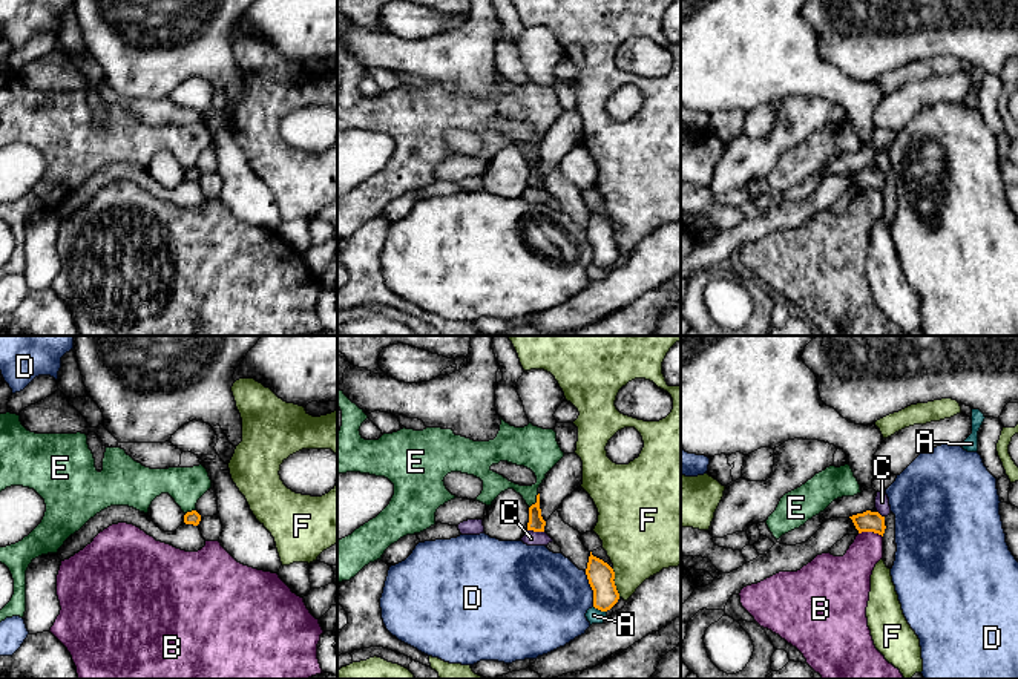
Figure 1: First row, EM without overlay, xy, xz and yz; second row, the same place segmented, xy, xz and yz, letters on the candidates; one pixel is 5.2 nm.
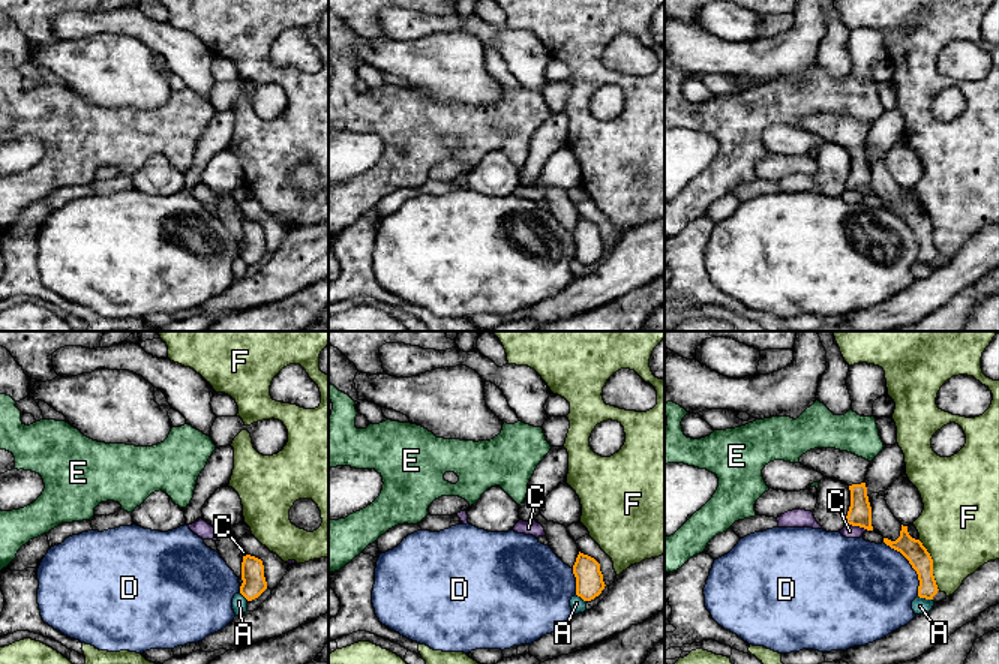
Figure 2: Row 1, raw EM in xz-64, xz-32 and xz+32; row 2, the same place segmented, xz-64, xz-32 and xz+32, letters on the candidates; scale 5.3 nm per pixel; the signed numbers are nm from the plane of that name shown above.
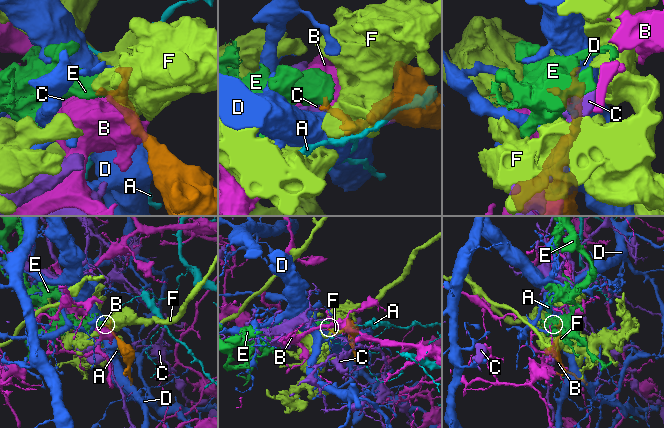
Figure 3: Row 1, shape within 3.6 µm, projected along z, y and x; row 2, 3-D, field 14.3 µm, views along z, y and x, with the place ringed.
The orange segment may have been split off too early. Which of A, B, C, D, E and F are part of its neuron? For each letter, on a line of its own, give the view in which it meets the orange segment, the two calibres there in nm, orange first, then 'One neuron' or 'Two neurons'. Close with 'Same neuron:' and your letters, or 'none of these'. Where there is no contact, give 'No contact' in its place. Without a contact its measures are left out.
A: Touches orange in xz. Thickness 140 nm (orange) against 80 nm. Two neurons
B: Touches orange in yz. Thickness 110 nm (orange) against 200 nm. Two neurons
C: Touches orange in xz. Thickness 80 nm (orange) against 80 nm. Two neurons
D: Touches orange in xz. Thickness 140 nm (orange) against 460 nm. Two neurons
E: Touches orange in xz. Thickness 80 nm (orange) against 190 nm. Two neurons
F: Touches orange in xz. Thickness 140 nm (orange) against 360 nm. Two neurons
Same neuron: none of these

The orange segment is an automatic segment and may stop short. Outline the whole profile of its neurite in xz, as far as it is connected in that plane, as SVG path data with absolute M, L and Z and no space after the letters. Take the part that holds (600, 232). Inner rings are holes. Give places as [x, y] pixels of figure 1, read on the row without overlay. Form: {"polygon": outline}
{"polygon": "M590 208L586 231L593 247L593 264L601 268L610 267L619 256L619 250L613 238L613 225Z"}

